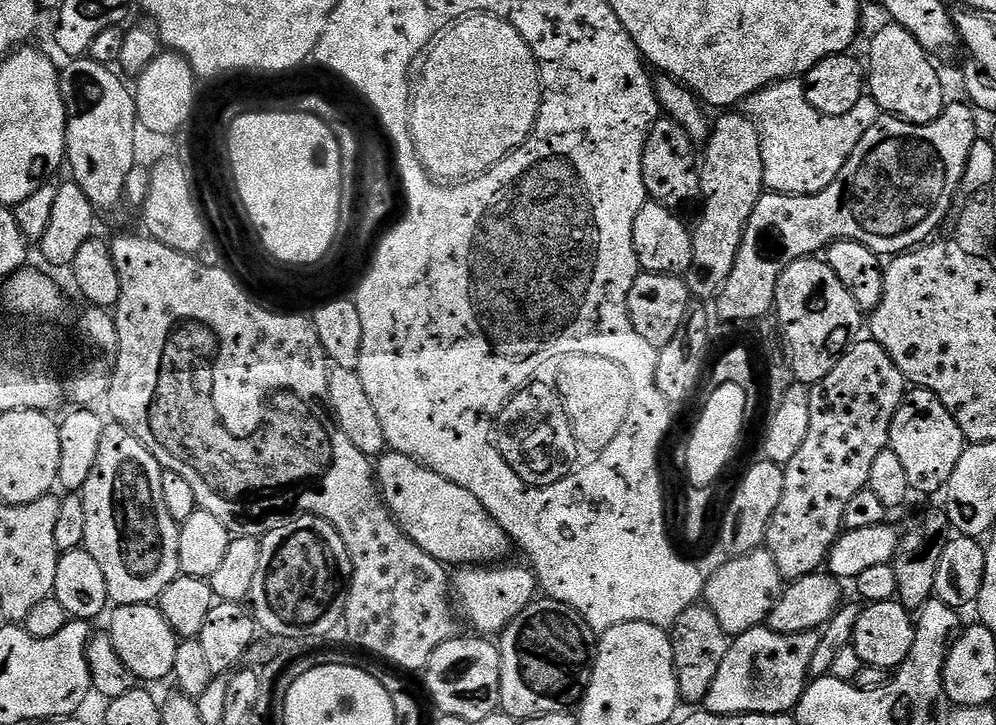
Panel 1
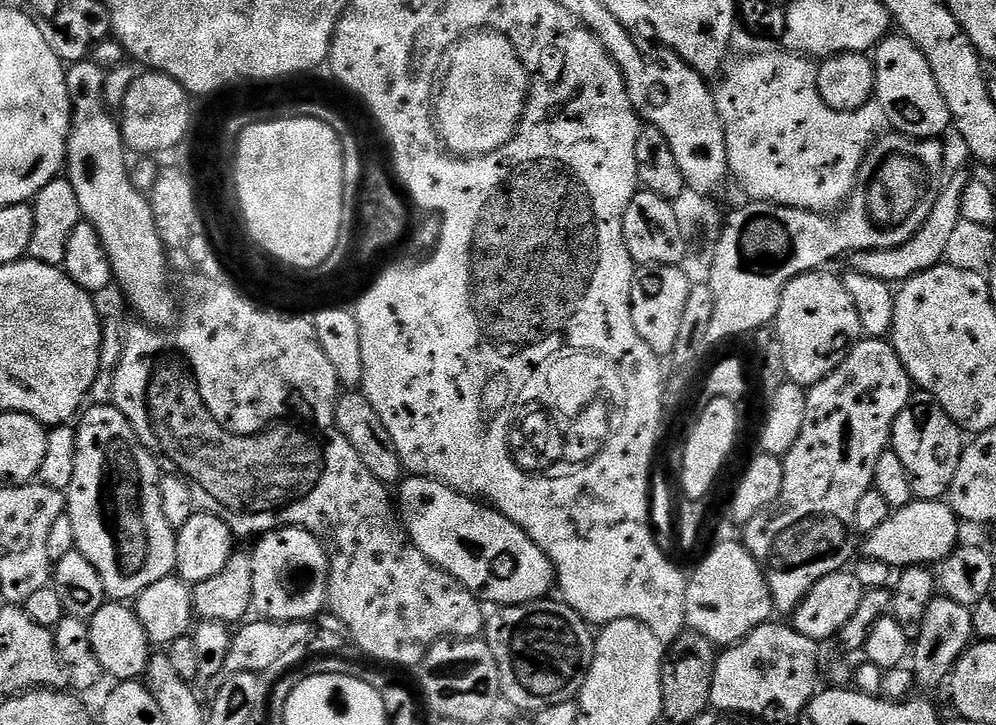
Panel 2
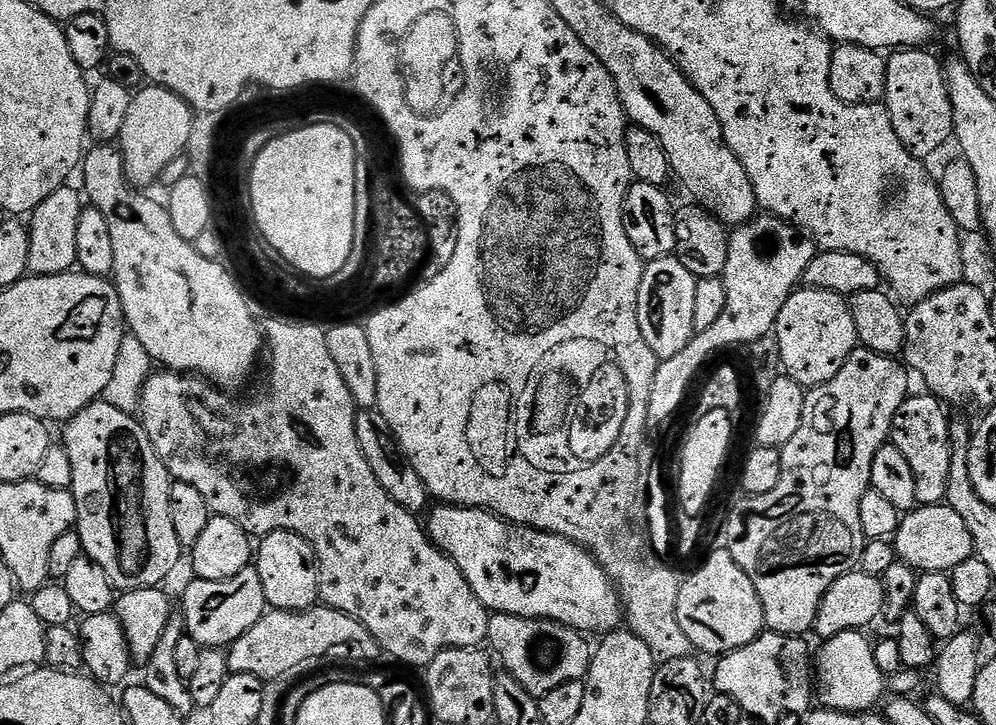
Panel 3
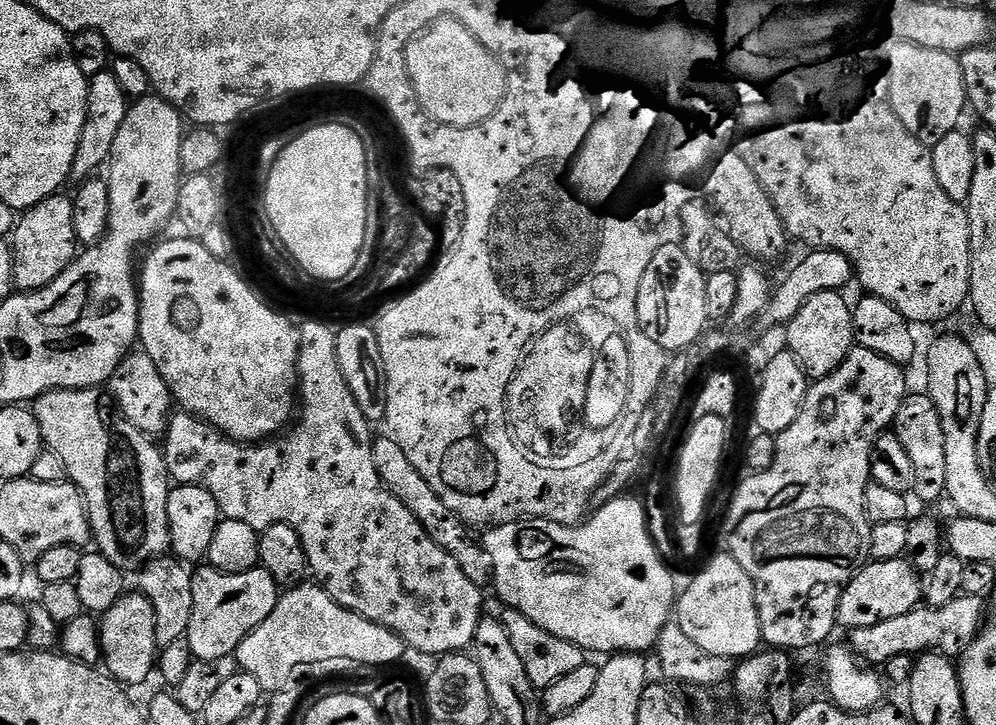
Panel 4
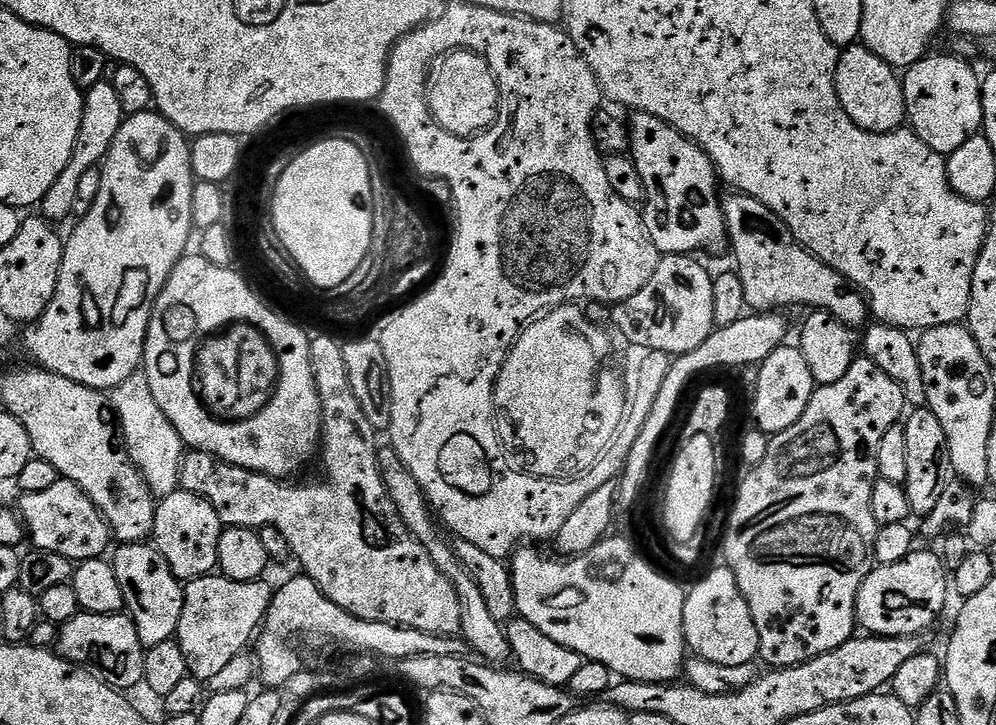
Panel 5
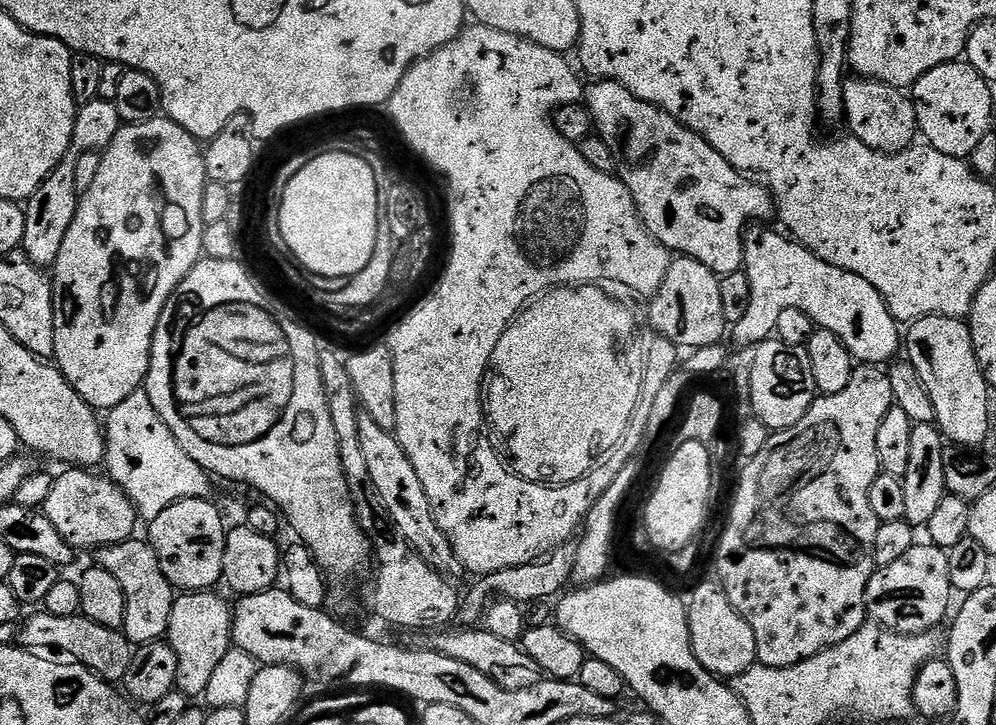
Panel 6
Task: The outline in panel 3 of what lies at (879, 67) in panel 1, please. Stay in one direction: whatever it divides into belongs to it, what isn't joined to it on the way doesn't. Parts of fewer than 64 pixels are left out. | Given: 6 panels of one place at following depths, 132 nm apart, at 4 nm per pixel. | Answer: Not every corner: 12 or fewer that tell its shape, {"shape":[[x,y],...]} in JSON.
{"shape":[[887,57],[883,103],[911,156],[953,139],[944,64]]}

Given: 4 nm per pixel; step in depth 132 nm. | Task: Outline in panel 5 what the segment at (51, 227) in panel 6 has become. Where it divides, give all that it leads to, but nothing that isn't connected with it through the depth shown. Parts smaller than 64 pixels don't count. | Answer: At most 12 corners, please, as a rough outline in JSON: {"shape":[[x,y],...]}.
{"shape":[[107,79],[84,92],[70,166],[46,190],[39,215],[75,213],[86,170],[104,161],[125,119]]}

